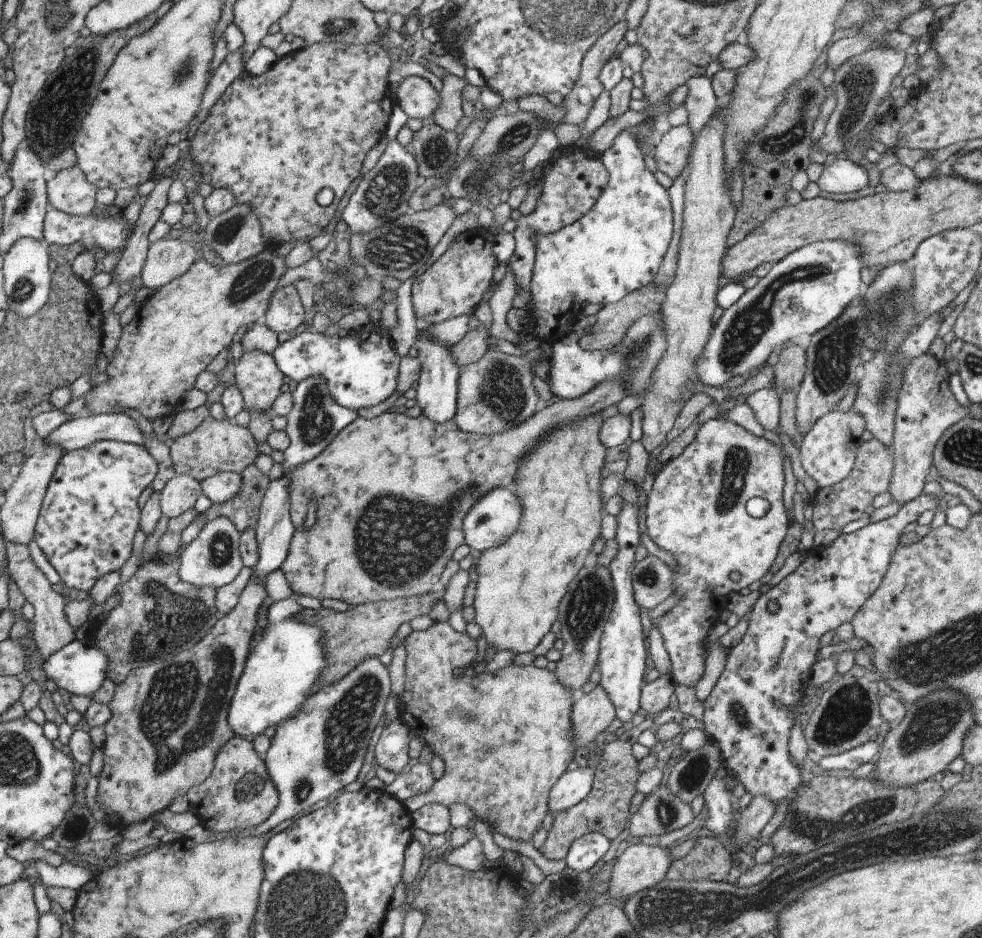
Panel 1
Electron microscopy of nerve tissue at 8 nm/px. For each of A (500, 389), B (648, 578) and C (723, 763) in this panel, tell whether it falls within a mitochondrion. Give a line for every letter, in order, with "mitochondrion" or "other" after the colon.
A: mitochondrion
B: mitochondrion
C: other

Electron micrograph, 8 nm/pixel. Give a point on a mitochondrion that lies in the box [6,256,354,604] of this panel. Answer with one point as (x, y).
(315, 422)

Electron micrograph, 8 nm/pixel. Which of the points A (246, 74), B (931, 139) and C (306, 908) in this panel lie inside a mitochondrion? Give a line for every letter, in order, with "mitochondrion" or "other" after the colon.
A: other
B: other
C: mitochondrion

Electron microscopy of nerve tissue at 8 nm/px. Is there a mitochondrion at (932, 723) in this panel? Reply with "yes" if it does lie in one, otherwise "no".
yes

